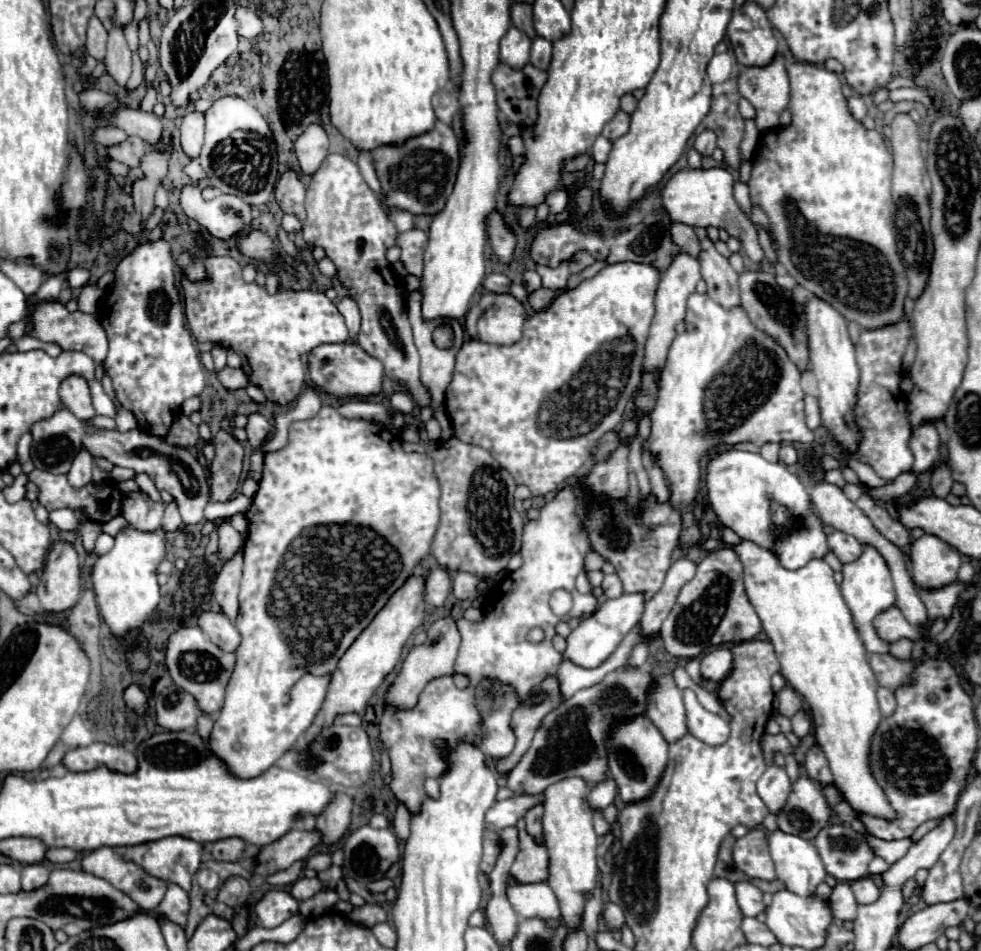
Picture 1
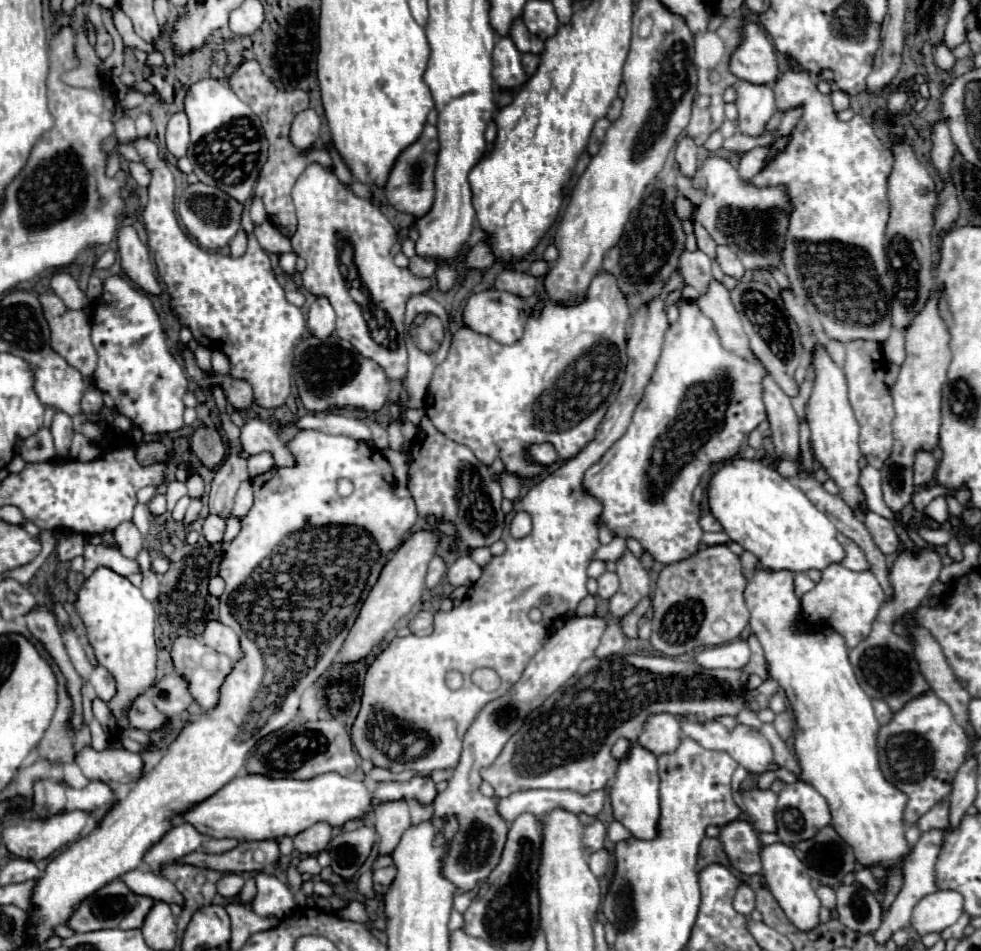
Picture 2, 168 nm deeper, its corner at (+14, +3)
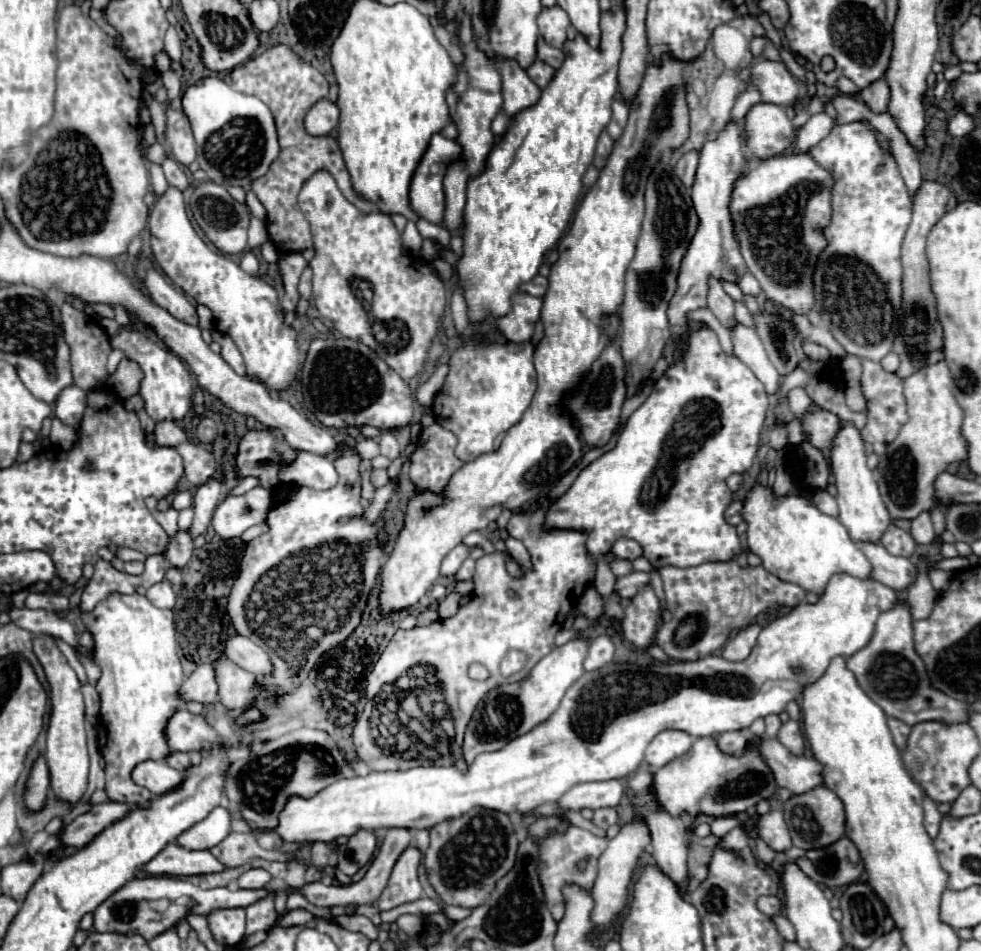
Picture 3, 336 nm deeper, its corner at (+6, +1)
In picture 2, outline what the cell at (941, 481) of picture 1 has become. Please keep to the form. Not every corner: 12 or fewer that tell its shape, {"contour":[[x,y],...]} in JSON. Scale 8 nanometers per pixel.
{"contour":[[938,484],[922,486],[912,504],[924,510],[936,496],[946,494]]}

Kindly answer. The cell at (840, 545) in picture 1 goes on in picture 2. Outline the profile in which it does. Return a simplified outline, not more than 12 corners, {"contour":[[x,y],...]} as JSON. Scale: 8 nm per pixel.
{"contour":[[838,534],[836,540],[846,552],[840,562],[848,570],[868,570],[866,558],[850,538]]}

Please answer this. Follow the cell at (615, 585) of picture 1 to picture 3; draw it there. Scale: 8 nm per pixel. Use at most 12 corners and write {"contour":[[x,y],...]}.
{"contour":[[632,572],[616,580],[622,598],[634,598],[650,584],[650,574]]}

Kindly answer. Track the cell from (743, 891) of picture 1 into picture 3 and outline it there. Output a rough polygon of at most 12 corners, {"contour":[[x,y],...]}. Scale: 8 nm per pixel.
{"contour":[[762,896],[758,910],[776,916],[782,910],[778,896]]}

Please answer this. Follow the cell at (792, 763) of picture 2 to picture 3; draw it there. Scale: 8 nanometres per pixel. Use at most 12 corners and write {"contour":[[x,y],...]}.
{"contour":[[776,714],[764,718],[766,738],[774,738],[782,726]]}

